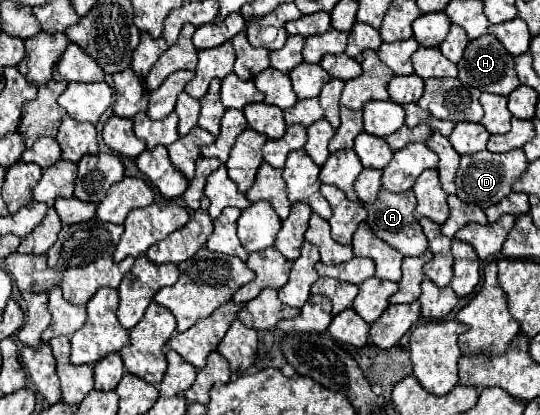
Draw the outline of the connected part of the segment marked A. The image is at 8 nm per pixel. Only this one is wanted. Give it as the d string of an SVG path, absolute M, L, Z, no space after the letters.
M386 189L380 191L378 199L374 203L362 203L364 209L368 211L366 223L372 229L376 237L392 245L396 251L400 251L404 257L418 257L428 249L426 235L422 233L420 223L414 219L414 209L416 209L416 197L412 191L408 193L390 193Z

